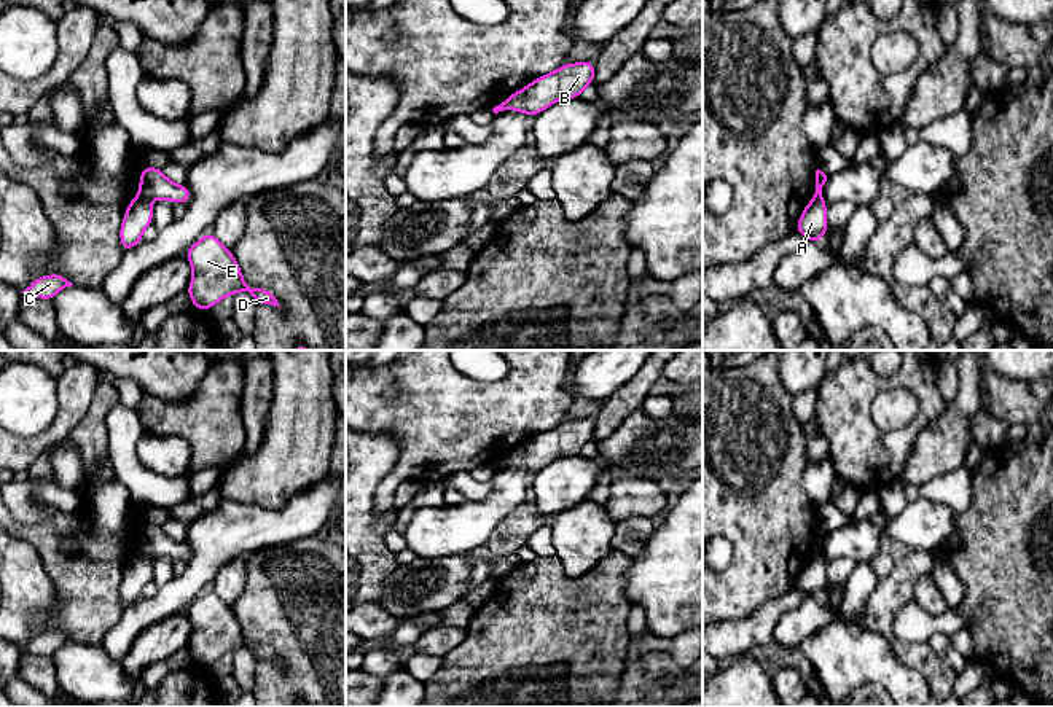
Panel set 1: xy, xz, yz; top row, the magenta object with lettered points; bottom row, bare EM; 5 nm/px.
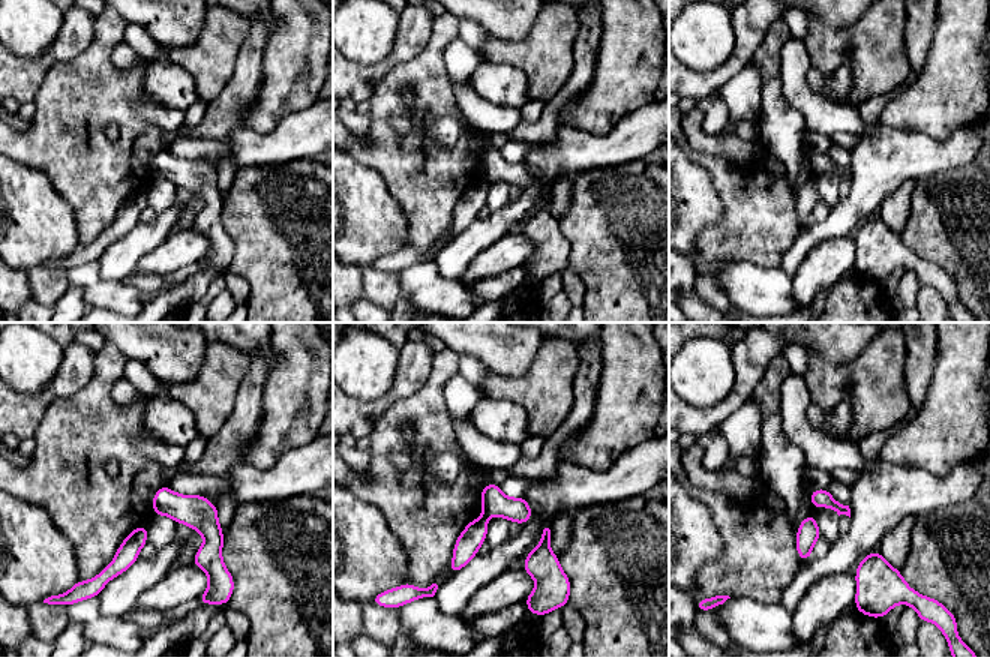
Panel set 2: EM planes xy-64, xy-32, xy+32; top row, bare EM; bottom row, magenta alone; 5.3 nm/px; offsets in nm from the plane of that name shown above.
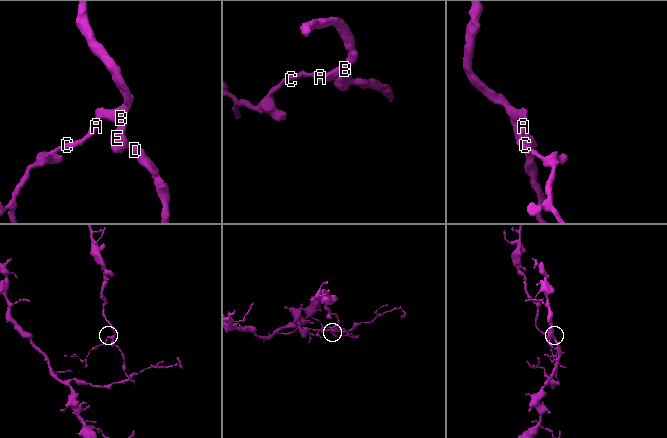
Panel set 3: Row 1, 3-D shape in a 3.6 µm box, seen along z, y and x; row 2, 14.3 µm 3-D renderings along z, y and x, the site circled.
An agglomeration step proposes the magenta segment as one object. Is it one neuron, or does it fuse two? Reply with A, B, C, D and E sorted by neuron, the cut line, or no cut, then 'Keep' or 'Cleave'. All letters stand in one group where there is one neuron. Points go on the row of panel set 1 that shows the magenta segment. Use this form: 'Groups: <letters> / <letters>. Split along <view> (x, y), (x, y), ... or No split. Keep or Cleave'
Groups: A C / B D E. Split along xy (140, 195), (148, 199). Cleave

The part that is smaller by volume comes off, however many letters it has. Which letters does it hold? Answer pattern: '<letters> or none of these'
A, C

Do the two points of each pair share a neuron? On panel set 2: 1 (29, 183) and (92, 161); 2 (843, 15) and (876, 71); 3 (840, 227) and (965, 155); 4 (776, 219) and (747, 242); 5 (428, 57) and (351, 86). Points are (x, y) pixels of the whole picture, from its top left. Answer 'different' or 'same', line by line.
1: different
2: different
3: same
4: same
5: different

